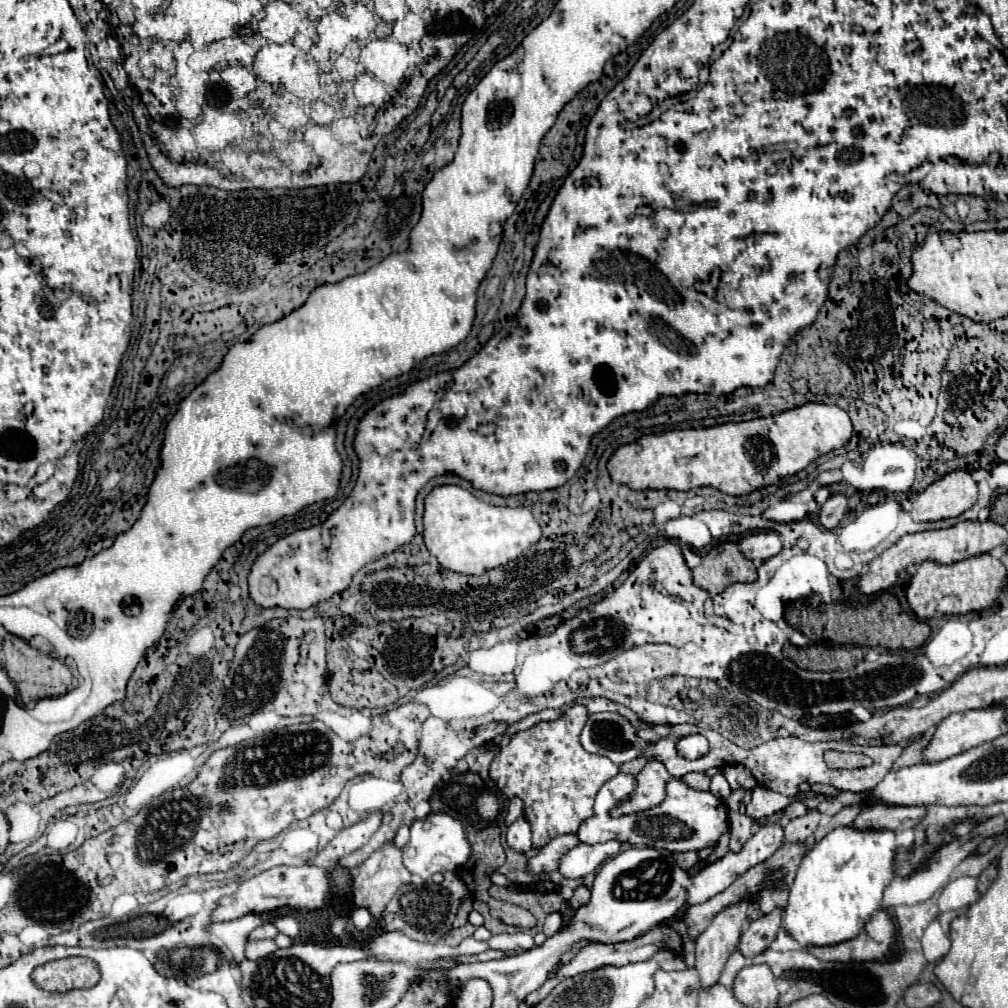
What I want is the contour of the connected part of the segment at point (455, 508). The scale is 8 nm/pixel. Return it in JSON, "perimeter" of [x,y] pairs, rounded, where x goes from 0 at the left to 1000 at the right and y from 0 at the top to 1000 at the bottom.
{"perimeter":[[[438,481],[426,489],[420,521],[426,549],[438,563],[459,570],[479,570],[485,564],[503,561],[537,535],[537,523],[523,503],[489,503],[453,481]]]}

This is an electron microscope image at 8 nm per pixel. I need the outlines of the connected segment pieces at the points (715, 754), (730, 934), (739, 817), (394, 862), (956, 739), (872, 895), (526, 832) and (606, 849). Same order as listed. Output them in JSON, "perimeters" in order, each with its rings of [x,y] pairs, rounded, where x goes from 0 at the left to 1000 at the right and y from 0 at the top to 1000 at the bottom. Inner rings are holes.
{"perimeters":[[[[668,719],[666,721],[666,727],[662,727],[658,733],[654,733],[652,737],[644,737],[644,743],[642,747],[638,747],[636,751],[616,759],[616,767],[628,767],[632,769],[636,765],[636,761],[644,755],[644,753],[654,753],[660,757],[662,765],[670,771],[676,771],[680,767],[686,767],[686,765],[701,765],[705,761],[717,761],[717,759],[737,759],[741,761],[747,771],[751,773],[753,779],[765,783],[765,785],[771,785],[771,787],[777,787],[777,789],[789,789],[789,783],[801,775],[803,779],[807,777],[820,777],[820,779],[828,779],[830,783],[834,785],[858,785],[858,783],[864,783],[866,779],[870,779],[884,763],[886,755],[894,749],[896,741],[890,737],[890,739],[846,739],[846,737],[828,737],[828,735],[811,735],[811,737],[801,737],[801,735],[795,735],[791,731],[771,731],[771,733],[765,733],[753,741],[747,741],[747,743],[735,743],[731,741],[729,737],[725,737],[723,733],[719,733],[717,729],[713,729],[711,725],[707,723],[695,723],[691,719]],[[688,727],[693,727],[693,729],[699,729],[701,735],[703,735],[703,747],[697,749],[695,753],[680,753],[676,749],[672,749],[670,745],[670,737],[672,733],[680,731],[680,729],[688,729]],[[822,743],[828,743],[828,745],[846,745],[846,747],[856,747],[856,749],[862,749],[866,753],[866,761],[860,761],[860,763],[822,763],[816,755],[816,747],[822,745]]],[[[741,894],[725,896],[713,904],[703,920],[691,930],[689,963],[697,981],[707,979],[713,973],[719,953],[729,943],[741,912]]],[[[727,785],[723,789],[723,793],[719,795],[721,803],[723,803],[723,814],[725,814],[725,829],[723,841],[727,846],[735,844],[735,840],[741,836],[741,832],[745,832],[747,828],[747,813],[743,813],[739,807],[733,805],[733,797],[737,793],[739,785]]],[[[382,836],[376,844],[372,844],[366,852],[360,854],[358,860],[350,864],[350,894],[354,900],[362,900],[372,912],[378,910],[382,904],[386,892],[394,886],[398,878],[404,878],[408,874],[408,866],[398,856],[398,842],[394,842],[390,836]]],[[[985,701],[985,703],[967,703],[967,705],[955,705],[955,707],[945,707],[941,709],[928,725],[926,733],[922,735],[922,739],[916,743],[916,753],[920,757],[930,757],[930,755],[938,755],[941,751],[947,751],[955,745],[961,745],[965,741],[971,741],[975,737],[981,737],[985,733],[991,731],[991,721],[993,715],[997,713],[999,705],[995,701]]],[[[832,820],[820,826],[795,854],[789,874],[783,880],[783,896],[777,910],[777,920],[799,941],[830,938],[848,932],[862,908],[874,900],[876,884],[886,872],[886,850],[890,844],[888,826],[884,824],[848,824],[846,820]]],[[[517,809],[511,816],[505,818],[505,824],[503,824],[503,836],[507,842],[511,842],[513,846],[521,846],[527,842],[527,830],[528,826],[525,822],[526,817]]],[[[592,836],[592,838],[572,838],[564,846],[559,848],[555,866],[564,872],[580,870],[590,864],[598,854],[606,852],[614,846],[614,836]]]]}

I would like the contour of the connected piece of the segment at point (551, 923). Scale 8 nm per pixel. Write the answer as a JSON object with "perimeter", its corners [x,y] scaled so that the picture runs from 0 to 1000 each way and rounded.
{"perimeter":[[[555,905],[546,906],[541,912],[539,925],[543,930],[546,930],[547,928],[551,927],[551,924],[553,924],[553,922],[556,922],[558,917],[559,912],[558,908]]]}

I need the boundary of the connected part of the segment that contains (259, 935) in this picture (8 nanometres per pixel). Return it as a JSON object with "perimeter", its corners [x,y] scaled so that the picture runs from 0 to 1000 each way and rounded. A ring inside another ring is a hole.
{"perimeter":[[[259,918],[255,920],[247,932],[273,932],[273,918]]]}

